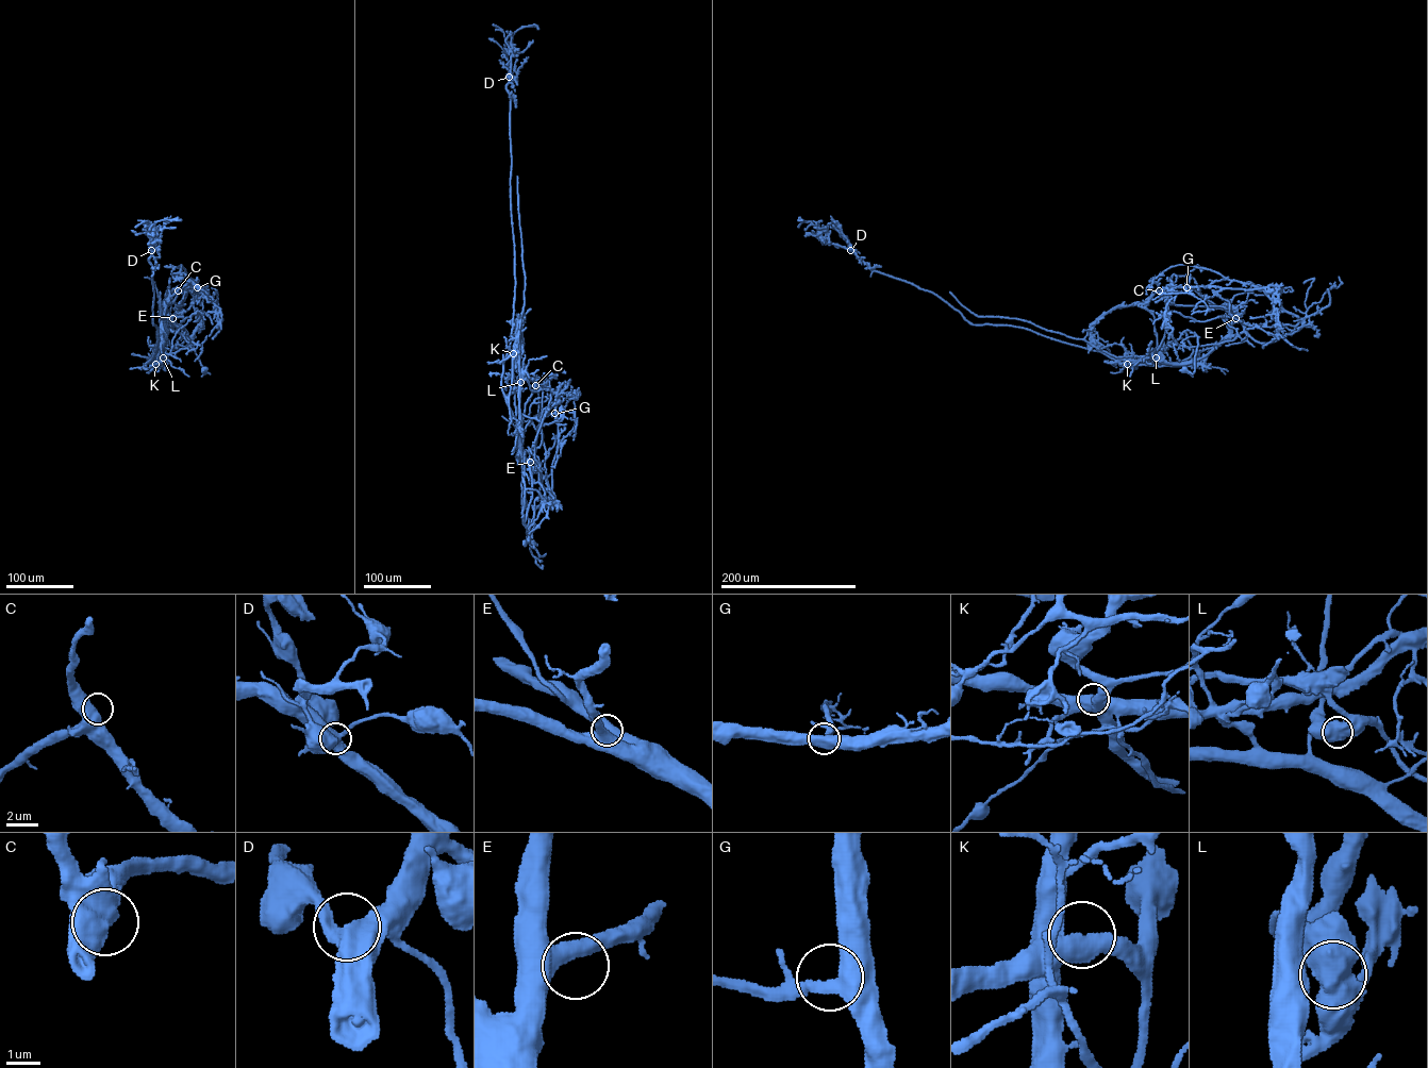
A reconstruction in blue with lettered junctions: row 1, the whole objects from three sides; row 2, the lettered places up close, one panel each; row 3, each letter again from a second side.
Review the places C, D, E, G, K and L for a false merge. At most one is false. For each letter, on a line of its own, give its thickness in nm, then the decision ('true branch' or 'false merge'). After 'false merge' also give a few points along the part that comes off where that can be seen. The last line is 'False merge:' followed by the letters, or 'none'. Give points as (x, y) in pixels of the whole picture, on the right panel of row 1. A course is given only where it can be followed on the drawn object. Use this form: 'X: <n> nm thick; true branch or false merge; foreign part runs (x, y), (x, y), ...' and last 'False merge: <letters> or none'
C: 550 nm thick; true branch
D: 400 nm thick; true branch
E: 480 nm thick; true branch
G: 440 nm thick; true branch
K: 550 nm thick; true branch
L: 750 nm thick; false merge; foreign part runs (1157, 357), (1191, 363), (1244, 332), (1273, 341), (1300, 319), (1271, 285), (1175, 287), (1168, 338)
False merge: L

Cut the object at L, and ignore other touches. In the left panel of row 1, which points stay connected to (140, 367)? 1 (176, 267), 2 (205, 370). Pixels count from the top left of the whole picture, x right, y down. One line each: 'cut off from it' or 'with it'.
1: cut off from it
2: with it

